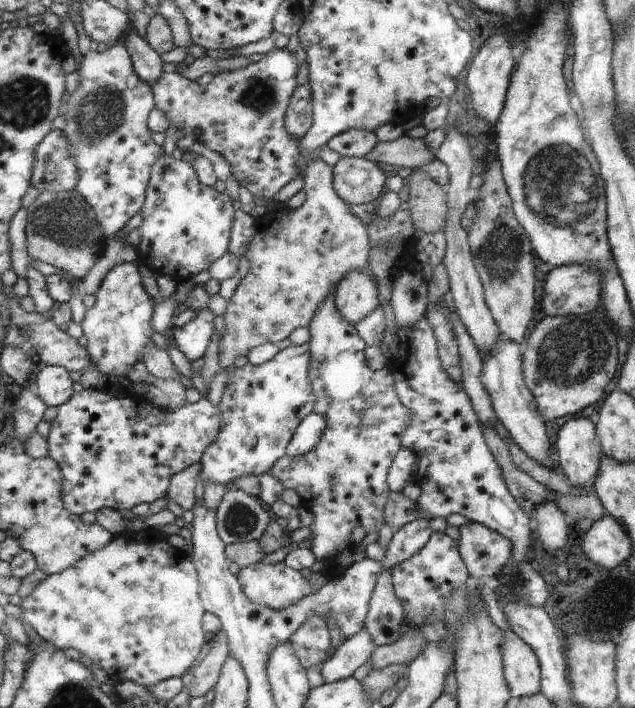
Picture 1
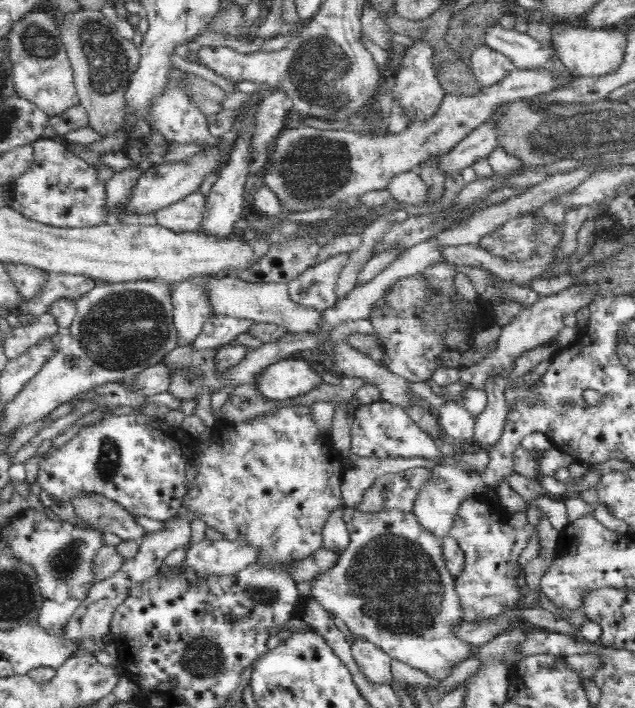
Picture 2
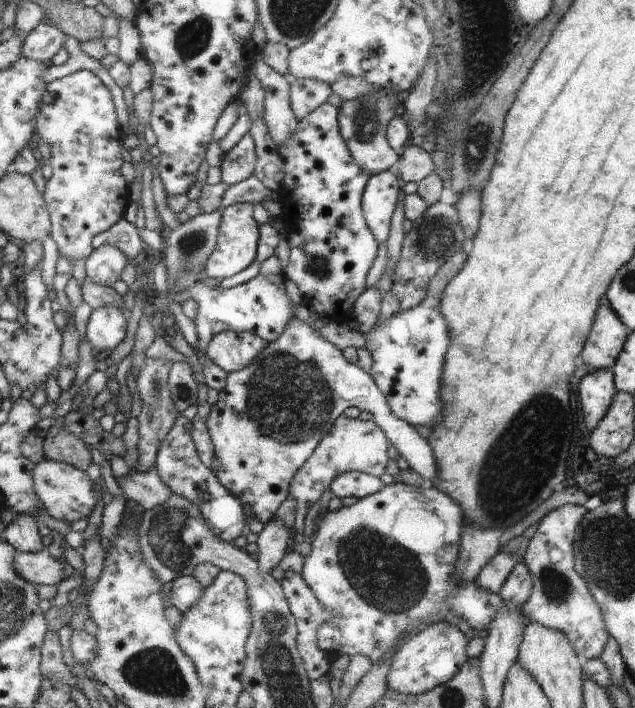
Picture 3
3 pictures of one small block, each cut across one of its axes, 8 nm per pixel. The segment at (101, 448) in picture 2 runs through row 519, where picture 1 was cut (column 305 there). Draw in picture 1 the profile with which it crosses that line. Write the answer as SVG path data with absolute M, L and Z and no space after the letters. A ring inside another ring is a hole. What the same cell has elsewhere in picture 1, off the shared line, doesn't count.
M273 48L247 68L213 76L205 85L198 85L197 80L193 82L177 72L165 72L153 84L152 91L156 107L167 116L171 127L179 130L177 141L198 132L195 142L224 157L238 185L247 188L255 198L272 203L283 186L305 174L317 157L317 150L303 154L301 142L293 140L285 124L297 88L299 66L294 52Z

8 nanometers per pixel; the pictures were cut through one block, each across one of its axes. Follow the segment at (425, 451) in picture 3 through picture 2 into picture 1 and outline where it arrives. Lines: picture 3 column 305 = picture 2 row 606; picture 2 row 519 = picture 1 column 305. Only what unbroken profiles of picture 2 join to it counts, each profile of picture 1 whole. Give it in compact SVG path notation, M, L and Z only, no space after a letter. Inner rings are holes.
M292 344L261 365L249 363L243 368L231 366L228 369L229 381L219 403L223 426L217 440L201 459L199 493L207 480L219 482L230 490L232 483L241 476L259 477L269 473L273 465L288 454L289 444L301 421L311 415L316 407L316 393L310 378L311 364L311 345Z

